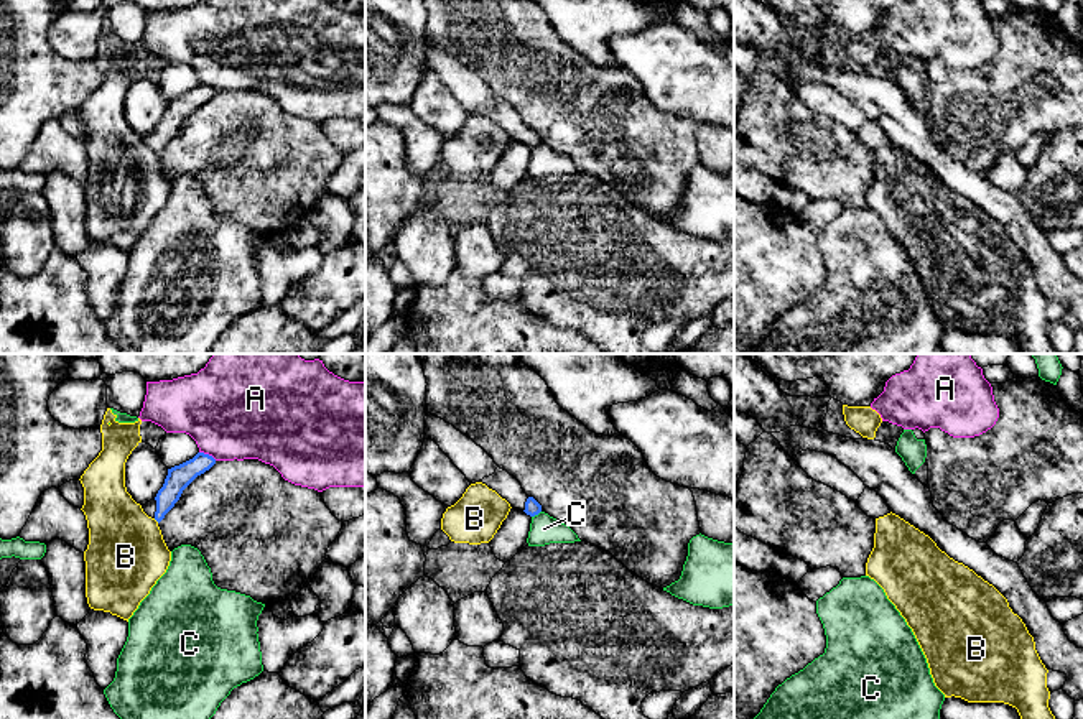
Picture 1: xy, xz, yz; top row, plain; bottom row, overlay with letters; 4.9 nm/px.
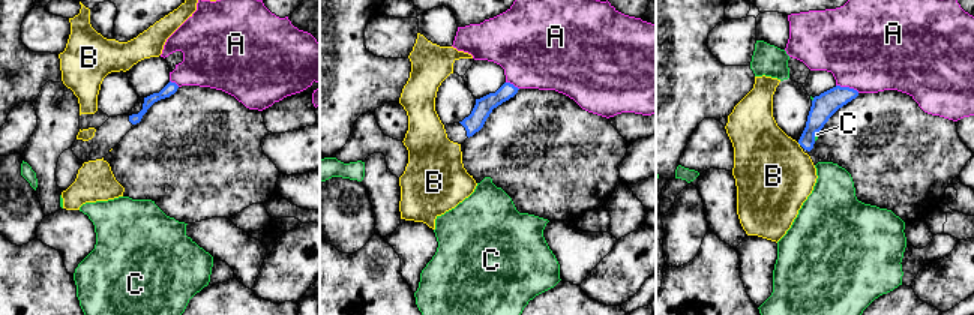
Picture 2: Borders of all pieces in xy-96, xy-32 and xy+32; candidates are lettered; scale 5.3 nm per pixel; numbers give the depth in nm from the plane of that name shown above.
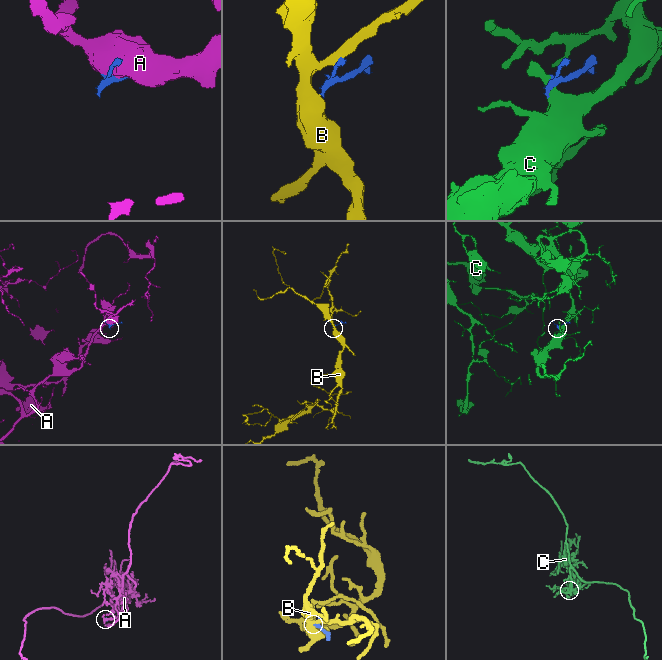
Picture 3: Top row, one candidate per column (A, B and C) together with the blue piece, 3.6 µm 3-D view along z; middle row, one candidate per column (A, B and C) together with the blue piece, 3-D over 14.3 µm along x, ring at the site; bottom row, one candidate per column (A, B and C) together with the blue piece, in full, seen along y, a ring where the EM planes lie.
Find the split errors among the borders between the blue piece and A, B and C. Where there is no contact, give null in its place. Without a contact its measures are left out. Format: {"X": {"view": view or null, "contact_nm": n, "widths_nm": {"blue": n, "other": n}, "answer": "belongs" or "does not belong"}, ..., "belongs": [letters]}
{"A": {"view": "xy", "contact_nm": 100, "widths_nm": {"blue": 120, "other": 440}, "answer": "does not belong"}, "B": {"view": "xy", "contact_nm": 40, "widths_nm": {"blue": 120, "other": 380}, "answer": "does not belong"}, "C": {"view": "xz", "contact_nm": 60, "widths_nm": {"blue": 80, "other": 140}, "answer": "does not belong"}, "belongs": []}

